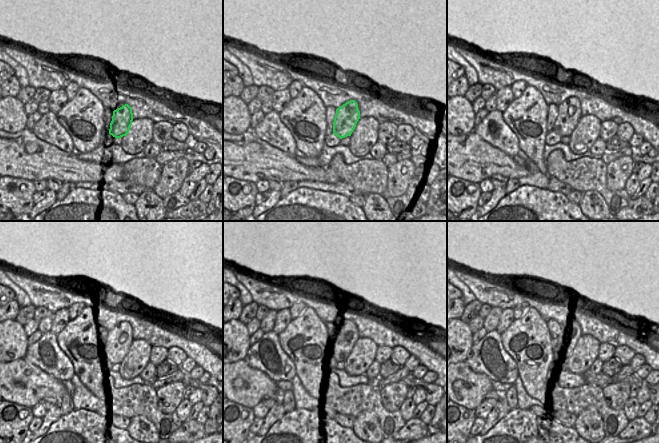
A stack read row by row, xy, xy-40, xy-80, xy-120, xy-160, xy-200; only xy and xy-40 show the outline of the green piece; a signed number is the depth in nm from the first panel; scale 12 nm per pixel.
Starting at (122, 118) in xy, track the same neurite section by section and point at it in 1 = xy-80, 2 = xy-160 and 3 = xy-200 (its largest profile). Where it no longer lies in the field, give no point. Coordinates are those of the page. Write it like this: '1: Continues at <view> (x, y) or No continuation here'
1: Continues at xy-80 (569, 112)
2: Continues at xy-160 (349, 331)
3: Continues at xy-200 (576, 339).

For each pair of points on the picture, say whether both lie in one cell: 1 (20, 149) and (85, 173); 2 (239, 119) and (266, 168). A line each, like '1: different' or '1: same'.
1: same
2: different

